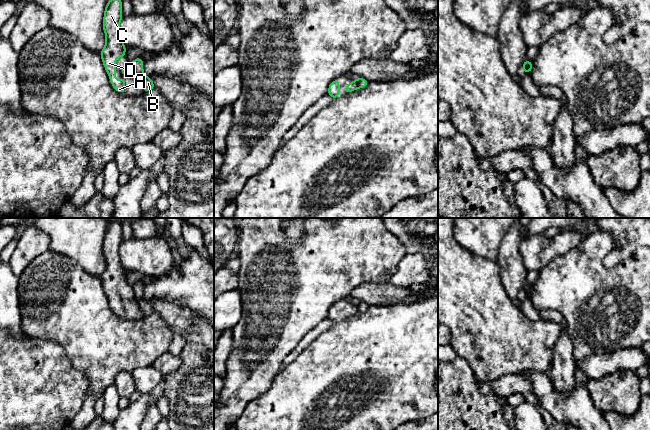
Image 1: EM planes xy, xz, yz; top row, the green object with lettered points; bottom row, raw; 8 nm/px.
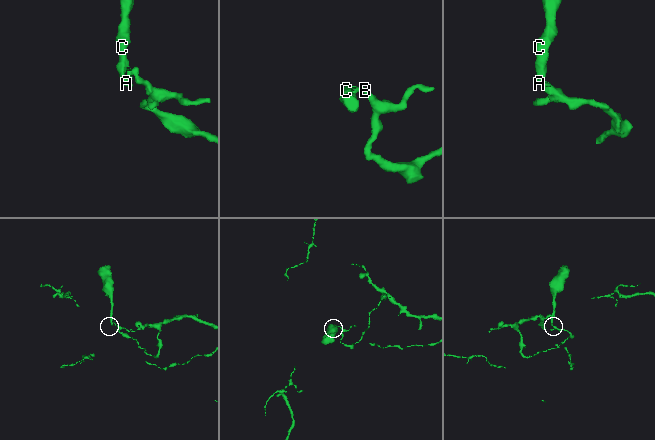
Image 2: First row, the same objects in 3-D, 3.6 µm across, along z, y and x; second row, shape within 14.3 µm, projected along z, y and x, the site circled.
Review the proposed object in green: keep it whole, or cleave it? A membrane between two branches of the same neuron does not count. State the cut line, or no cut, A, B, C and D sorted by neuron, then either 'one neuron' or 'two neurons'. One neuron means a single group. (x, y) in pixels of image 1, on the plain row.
xy (131, 287), (135, 296) | A C D / B | two neurons

